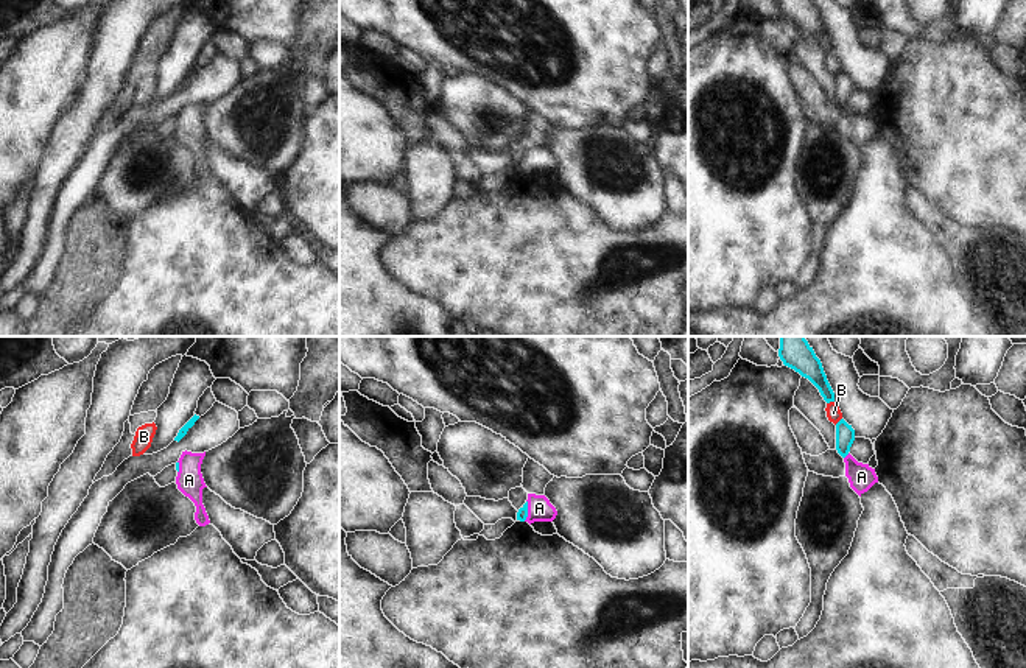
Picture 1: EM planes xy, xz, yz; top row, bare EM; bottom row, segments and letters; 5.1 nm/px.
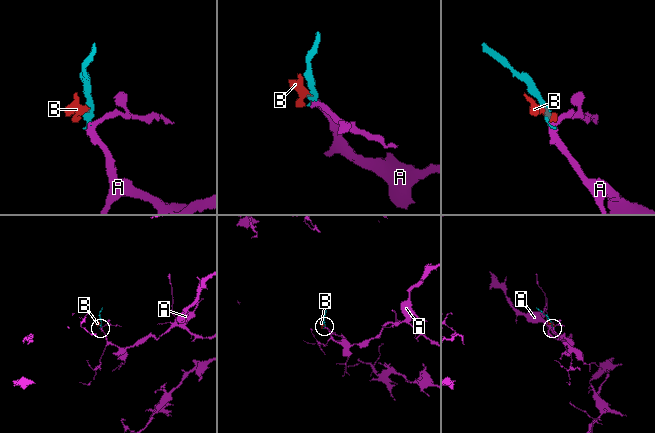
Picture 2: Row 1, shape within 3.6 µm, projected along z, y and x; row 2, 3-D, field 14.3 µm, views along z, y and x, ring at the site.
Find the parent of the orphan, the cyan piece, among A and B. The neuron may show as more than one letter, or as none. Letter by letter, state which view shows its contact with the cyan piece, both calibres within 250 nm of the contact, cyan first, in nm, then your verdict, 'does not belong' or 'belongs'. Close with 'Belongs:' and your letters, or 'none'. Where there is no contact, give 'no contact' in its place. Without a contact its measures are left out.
A: contact in xz; calibres 60 and 130 nm; belongs
B: contact in yz; calibres 130 and 80 nm; does not belong
Belongs: A

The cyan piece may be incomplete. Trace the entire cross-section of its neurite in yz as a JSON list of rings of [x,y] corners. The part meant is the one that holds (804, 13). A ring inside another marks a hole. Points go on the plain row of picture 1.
[[[778,0],[778,8],[785,17],[808,30],[827,54],[835,53],[835,44],[813,0]]]

